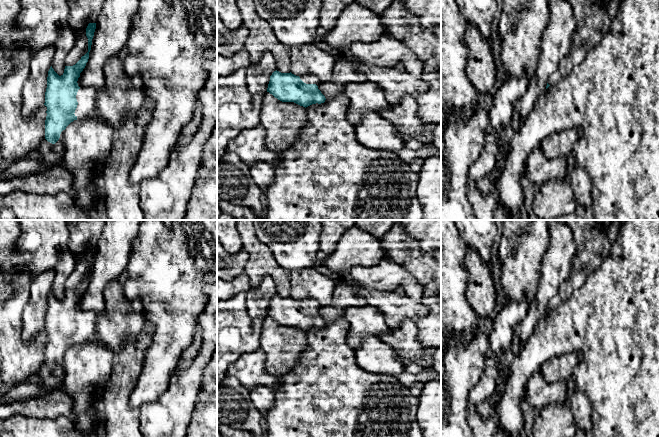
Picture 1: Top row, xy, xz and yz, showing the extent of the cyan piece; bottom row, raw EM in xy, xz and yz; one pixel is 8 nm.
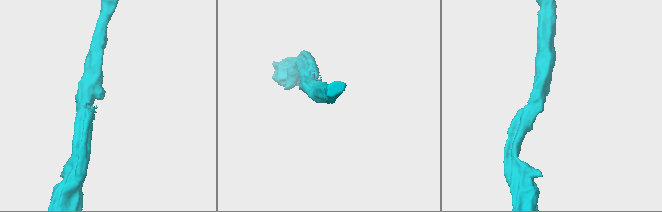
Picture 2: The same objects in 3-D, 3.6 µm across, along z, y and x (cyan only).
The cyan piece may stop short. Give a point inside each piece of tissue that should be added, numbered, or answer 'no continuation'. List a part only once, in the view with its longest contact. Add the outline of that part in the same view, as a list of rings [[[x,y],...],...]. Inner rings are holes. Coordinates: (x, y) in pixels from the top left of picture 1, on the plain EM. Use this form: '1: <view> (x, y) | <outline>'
1: xy (86, 321) | [[[80,312],[78,314],[76,319],[78,329],[74,337],[77,343],[90,342],[96,339],[96,320],[97,317],[92,312]]]

